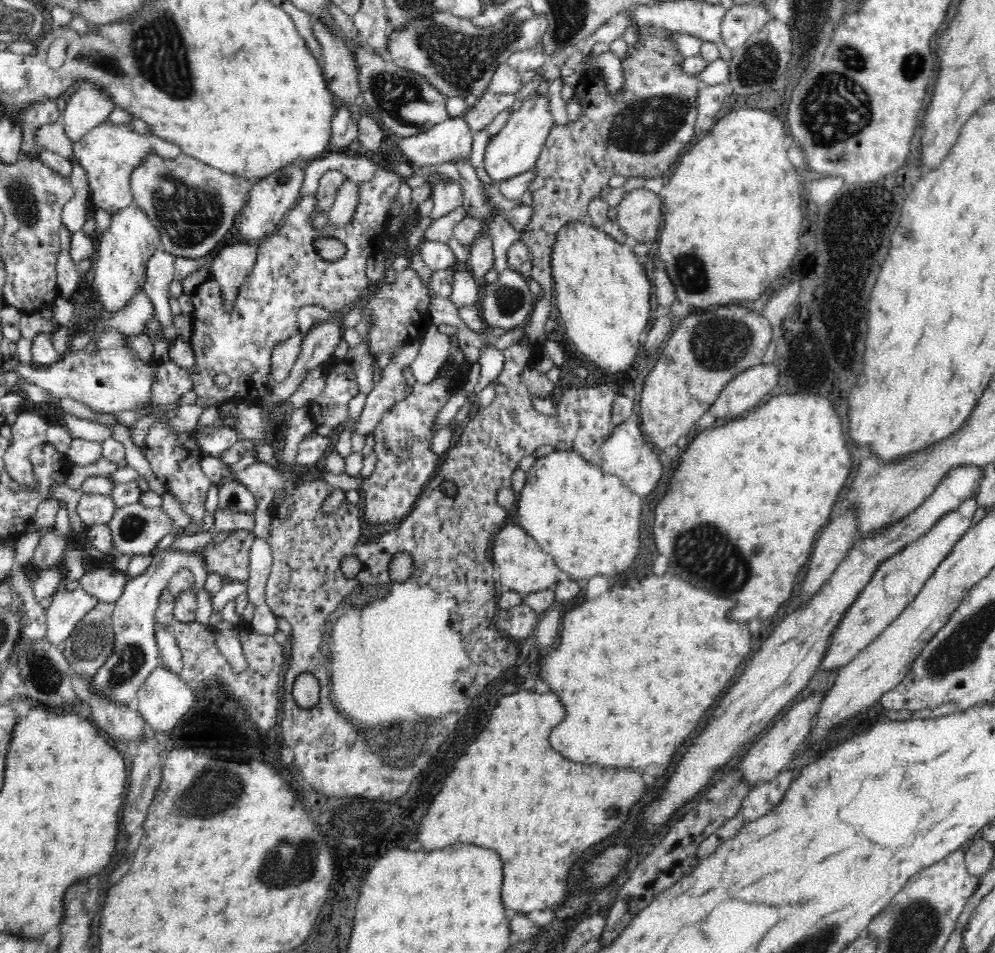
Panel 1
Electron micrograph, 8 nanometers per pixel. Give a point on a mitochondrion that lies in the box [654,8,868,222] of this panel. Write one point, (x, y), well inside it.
(758, 63)

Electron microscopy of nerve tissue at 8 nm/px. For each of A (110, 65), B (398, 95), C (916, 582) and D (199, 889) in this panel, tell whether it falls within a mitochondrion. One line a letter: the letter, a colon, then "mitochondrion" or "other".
A: mitochondrion
B: mitochondrion
C: other
D: other

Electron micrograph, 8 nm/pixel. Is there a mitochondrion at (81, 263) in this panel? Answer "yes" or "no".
no

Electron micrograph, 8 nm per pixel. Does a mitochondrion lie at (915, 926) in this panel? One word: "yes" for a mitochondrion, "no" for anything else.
yes

